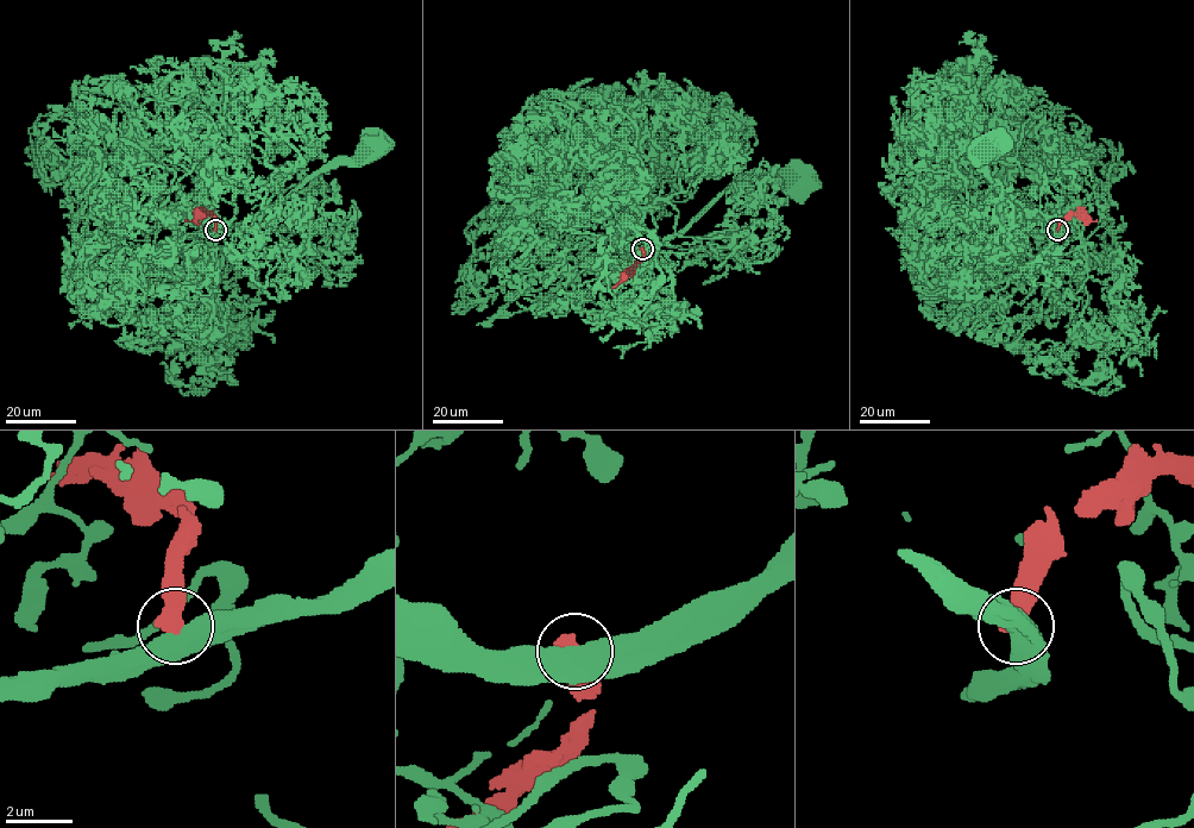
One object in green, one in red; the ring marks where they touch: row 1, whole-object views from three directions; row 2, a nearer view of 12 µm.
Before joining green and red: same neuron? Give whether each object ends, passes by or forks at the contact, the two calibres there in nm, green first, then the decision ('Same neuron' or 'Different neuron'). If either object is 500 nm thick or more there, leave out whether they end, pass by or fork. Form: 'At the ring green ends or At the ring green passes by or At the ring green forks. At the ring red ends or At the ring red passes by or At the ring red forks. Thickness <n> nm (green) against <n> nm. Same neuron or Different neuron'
Thickness 600 nm (green) against 600 nm. Different neuron

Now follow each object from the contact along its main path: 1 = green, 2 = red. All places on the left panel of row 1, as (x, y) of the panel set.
1: (217, 231), (256, 220), (334, 160), (359, 158), (374, 143)
2: (217, 231), (218, 218), (209, 214), (184, 220)

